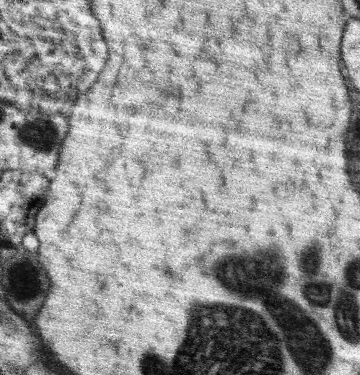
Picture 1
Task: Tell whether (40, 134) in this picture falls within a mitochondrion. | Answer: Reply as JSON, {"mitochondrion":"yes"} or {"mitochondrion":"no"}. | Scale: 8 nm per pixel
{"mitochondrion":"yes"}

